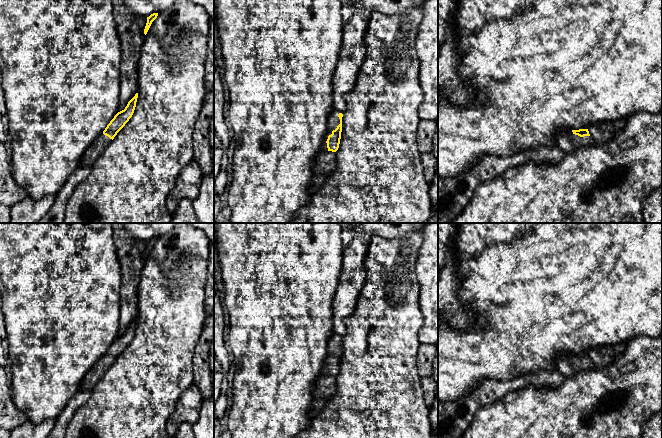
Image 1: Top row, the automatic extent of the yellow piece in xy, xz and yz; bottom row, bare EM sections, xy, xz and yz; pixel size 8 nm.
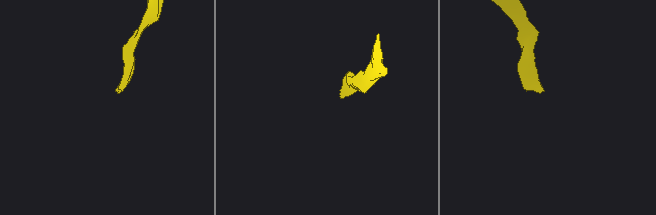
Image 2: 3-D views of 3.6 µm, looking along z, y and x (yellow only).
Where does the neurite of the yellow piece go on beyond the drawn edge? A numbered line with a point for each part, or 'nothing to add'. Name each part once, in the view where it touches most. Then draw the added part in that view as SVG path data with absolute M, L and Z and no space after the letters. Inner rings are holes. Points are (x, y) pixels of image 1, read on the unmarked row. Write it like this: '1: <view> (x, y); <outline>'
1: xz (334, 345); M334 334L330 338L328 348L327 348L327 354L326 354L326 357L325 357L325 360L324 360L324 365L323 365L323 368L322 368L322 372L319 375L319 378L321 378L322 376L325 376L325 375L328 375L326 365L328 363L328 360L332 358L332 355L335 354L337 352L337 350L340 348L340 343L338 341L339 337L340 337L339 335Z

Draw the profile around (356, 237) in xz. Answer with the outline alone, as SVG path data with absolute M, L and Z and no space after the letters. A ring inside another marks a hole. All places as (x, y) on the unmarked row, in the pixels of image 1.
M341 223L343 263L337 289L333 297L334 334L346 334L344 319L351 315L358 296L367 280L365 256L374 236L395 239L420 230L428 223Z

